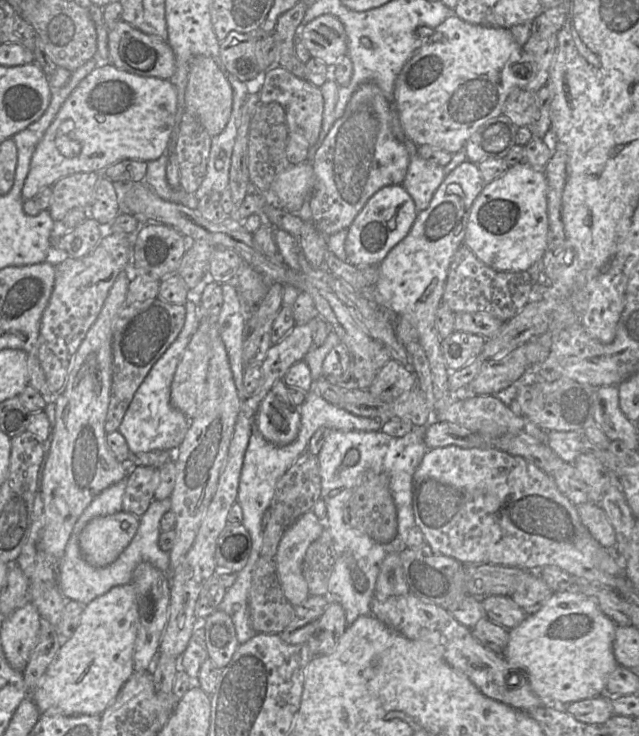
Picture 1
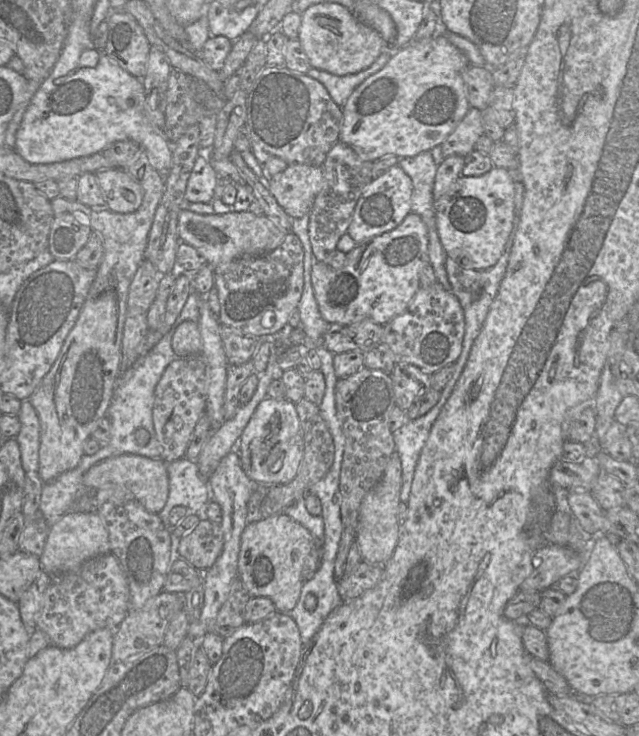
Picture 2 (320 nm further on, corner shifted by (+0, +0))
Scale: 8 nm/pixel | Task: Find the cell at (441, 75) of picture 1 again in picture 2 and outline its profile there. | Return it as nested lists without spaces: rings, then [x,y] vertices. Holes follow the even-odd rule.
[[[437,33],[430,38],[419,41],[412,41],[404,47],[396,49],[385,66],[365,79],[348,97],[345,105],[342,107],[343,122],[340,130],[339,141],[353,148],[363,160],[369,161],[375,161],[387,155],[395,155],[399,158],[413,157],[423,151],[430,151],[432,148],[440,146],[454,131],[456,126],[470,109],[470,104],[465,92],[465,84],[462,78],[463,70],[469,64],[467,56],[450,43],[443,33]]]

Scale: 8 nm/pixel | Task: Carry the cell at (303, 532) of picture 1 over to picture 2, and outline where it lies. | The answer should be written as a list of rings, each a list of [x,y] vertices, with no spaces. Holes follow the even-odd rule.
[[[286,514],[247,523],[240,539],[238,577],[250,598],[267,597],[279,612],[293,610],[304,584],[302,570],[314,546],[315,539],[309,530]]]

